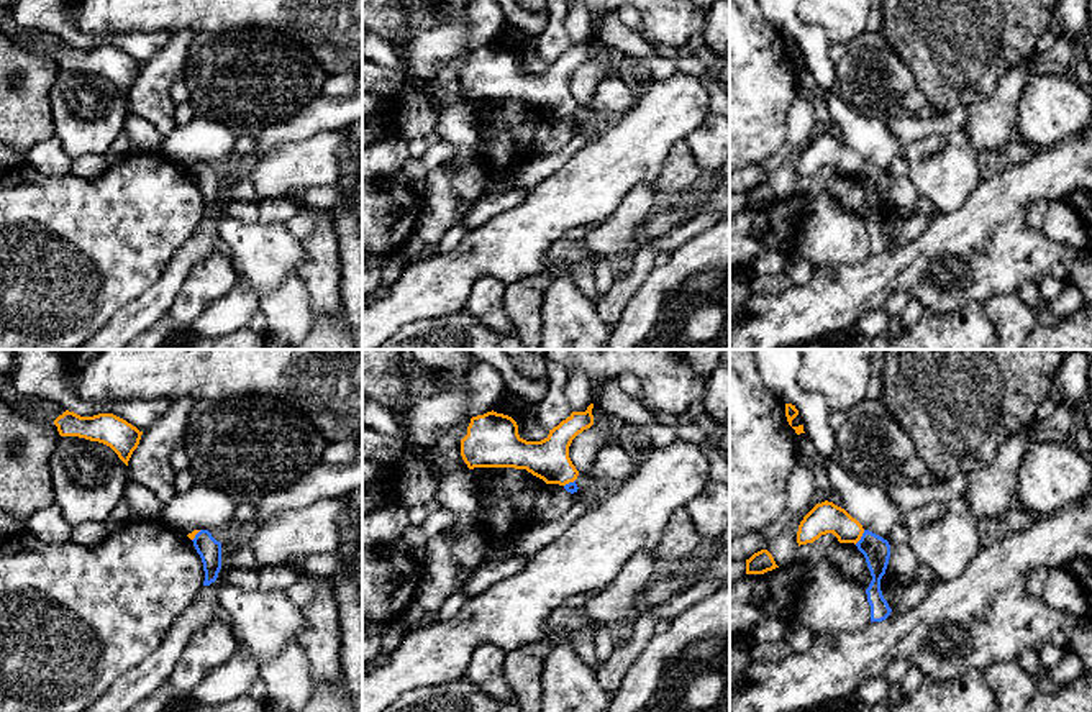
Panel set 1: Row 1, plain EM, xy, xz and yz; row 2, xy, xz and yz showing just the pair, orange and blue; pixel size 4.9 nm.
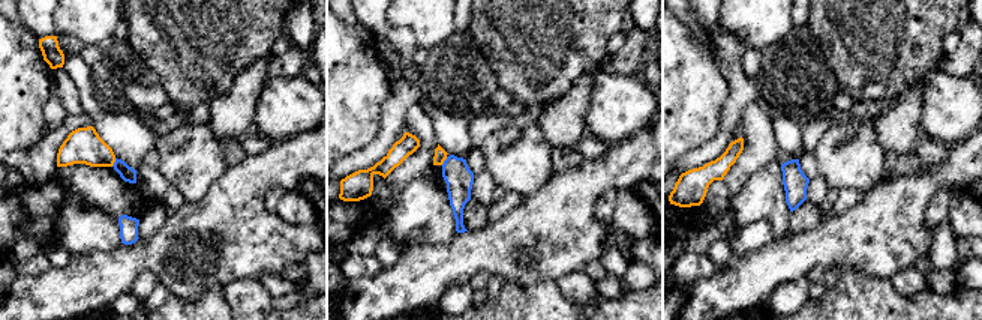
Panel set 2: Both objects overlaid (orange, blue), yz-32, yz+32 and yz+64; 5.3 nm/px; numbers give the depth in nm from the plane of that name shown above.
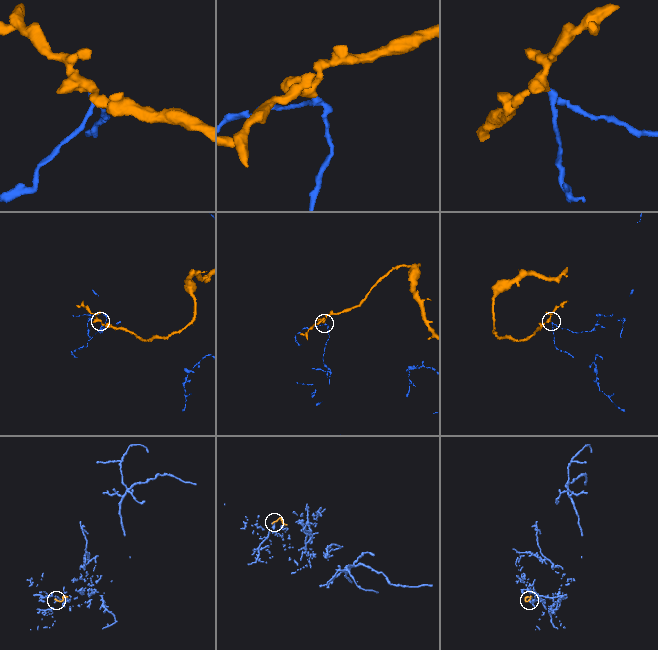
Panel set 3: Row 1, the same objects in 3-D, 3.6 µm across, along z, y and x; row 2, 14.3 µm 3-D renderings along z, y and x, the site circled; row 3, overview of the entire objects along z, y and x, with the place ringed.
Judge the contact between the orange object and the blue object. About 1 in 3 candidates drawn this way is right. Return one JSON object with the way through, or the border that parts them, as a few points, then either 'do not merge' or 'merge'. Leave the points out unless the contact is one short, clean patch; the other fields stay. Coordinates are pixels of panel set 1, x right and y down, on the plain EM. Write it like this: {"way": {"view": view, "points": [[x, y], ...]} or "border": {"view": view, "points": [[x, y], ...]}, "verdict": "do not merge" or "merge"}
{"border": {"view": "yz", "points": [[864, 163], [855, 176]]}, "verdict": "do not merge"}

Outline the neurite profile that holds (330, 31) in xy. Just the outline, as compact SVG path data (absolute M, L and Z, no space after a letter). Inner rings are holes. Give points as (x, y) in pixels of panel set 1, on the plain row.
M64 0L62 16L84 36L102 46L107 36L131 31L167 31L187 28L221 33L243 26L279 31L300 44L330 75L362 71L362 0Z

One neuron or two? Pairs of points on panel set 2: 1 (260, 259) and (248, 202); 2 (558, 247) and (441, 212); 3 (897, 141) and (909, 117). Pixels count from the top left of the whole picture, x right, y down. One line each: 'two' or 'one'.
1: one
2: two
3: one

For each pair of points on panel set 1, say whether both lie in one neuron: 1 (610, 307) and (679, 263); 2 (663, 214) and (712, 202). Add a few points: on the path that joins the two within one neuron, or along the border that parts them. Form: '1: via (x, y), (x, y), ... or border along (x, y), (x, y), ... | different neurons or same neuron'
1: border along (653, 266), (617, 322) | different neurons
2: via (674, 214), (700, 202) | same neuron

